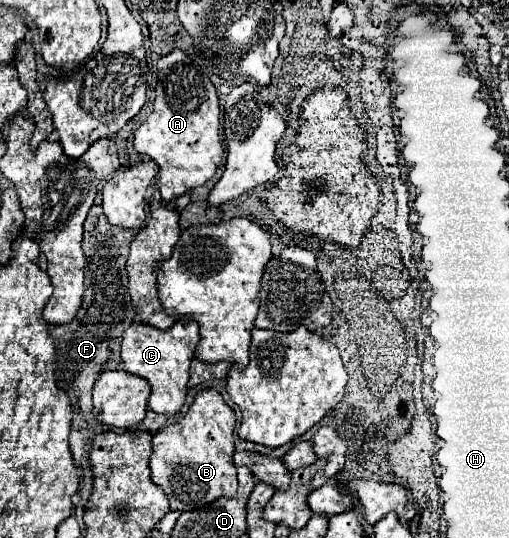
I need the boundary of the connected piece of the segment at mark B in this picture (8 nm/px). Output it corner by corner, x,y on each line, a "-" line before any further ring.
219,391
197,393
187,415
153,435
151,443
151,481
163,487
171,501
171,511
193,511
219,497
235,497
237,467
233,465
235,411
223,401

